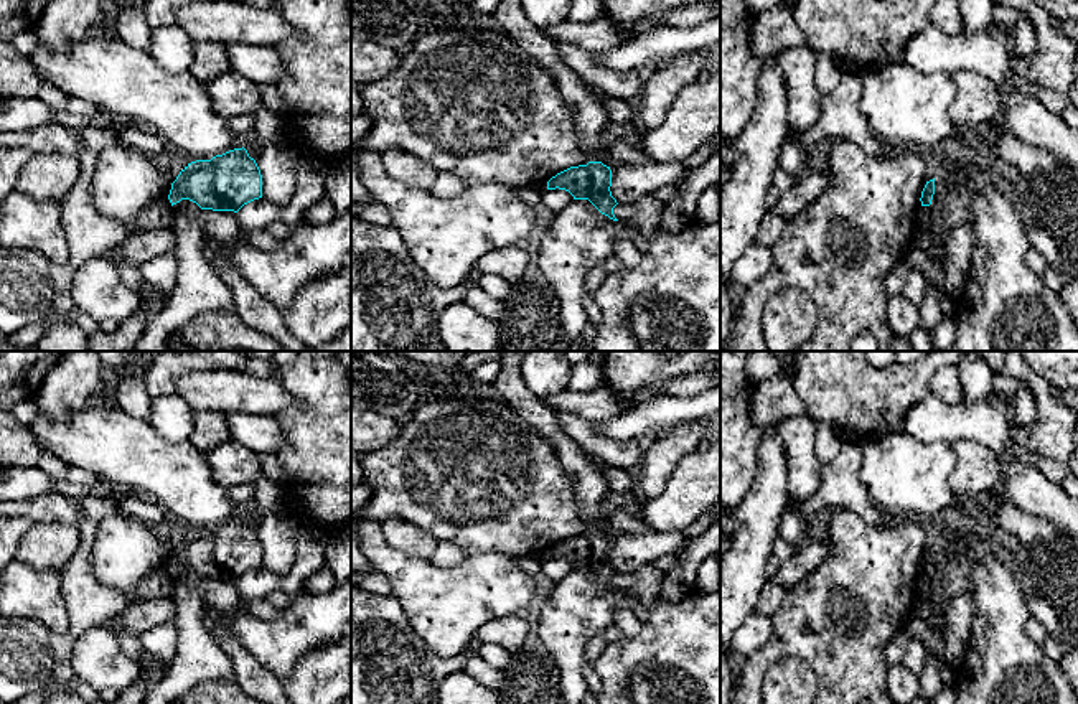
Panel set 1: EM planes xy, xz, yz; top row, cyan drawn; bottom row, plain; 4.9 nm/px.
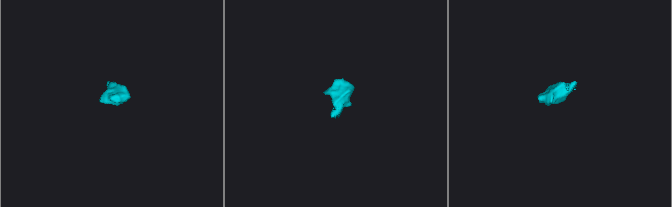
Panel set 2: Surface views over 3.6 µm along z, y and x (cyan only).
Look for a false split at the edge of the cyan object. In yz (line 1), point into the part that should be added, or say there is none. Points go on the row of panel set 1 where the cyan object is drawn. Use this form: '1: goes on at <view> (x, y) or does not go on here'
1: does not go on here

